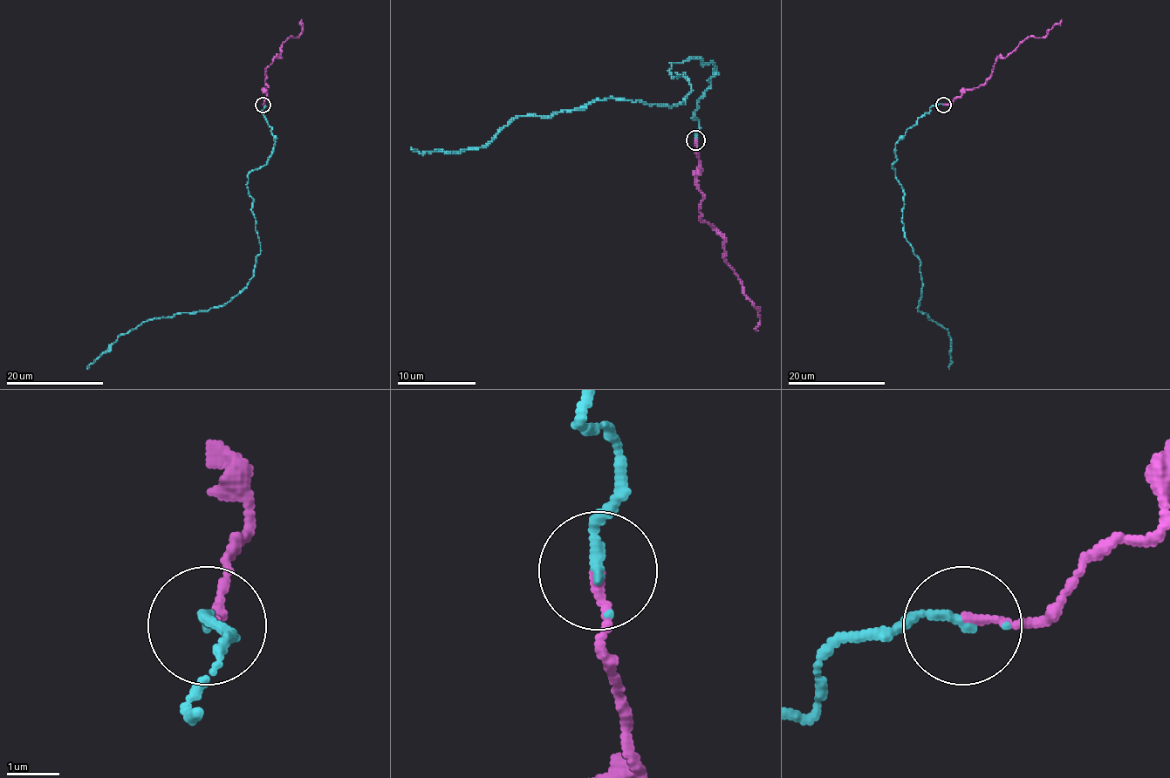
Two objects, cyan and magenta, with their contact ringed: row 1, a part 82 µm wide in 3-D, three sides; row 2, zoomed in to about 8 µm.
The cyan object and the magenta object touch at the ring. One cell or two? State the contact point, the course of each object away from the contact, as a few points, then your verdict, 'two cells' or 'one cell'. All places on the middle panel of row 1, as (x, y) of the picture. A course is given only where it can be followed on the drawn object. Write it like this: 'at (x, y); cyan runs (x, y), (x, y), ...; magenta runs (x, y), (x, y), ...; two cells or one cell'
at (695, 139); cyan runs (694, 139), (713, 63), (699, 58), (671, 63), (689, 80), (679, 104), (592, 100), (466, 149), (411, 149); magenta runs (694, 139), (701, 169), (697, 187), (702, 196), (699, 218), (724, 238), (724, 262), (756, 307), (758, 330); one cell

